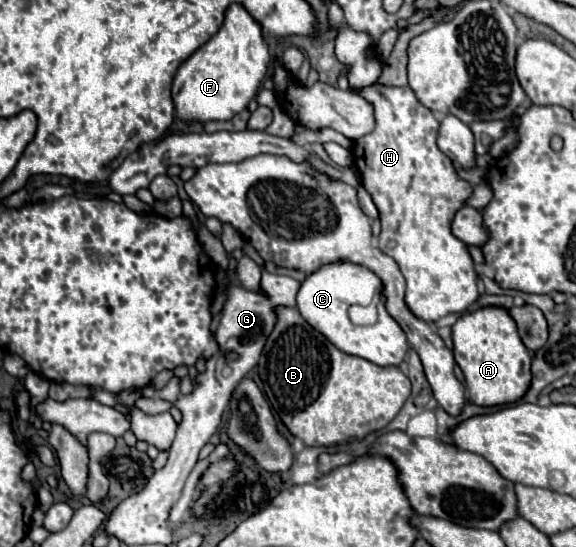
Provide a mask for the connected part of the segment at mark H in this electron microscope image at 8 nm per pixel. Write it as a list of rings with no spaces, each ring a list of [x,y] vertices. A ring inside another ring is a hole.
[[[342,27],[336,39],[336,57],[344,65],[350,65],[350,87],[360,87],[360,95],[374,105],[376,113],[376,129],[356,139],[352,157],[364,189],[370,193],[374,205],[380,211],[382,229],[378,235],[378,249],[398,263],[406,279],[406,305],[416,317],[424,321],[438,321],[450,313],[466,313],[478,299],[478,275],[468,253],[468,245],[452,235],[450,225],[456,211],[466,205],[466,199],[472,195],[474,187],[472,183],[458,177],[452,161],[438,149],[436,139],[440,123],[430,109],[418,103],[414,91],[410,91],[410,87],[384,87],[376,83],[382,71],[382,63],[376,59],[372,47],[374,41],[370,35],[358,35],[354,29]]]

